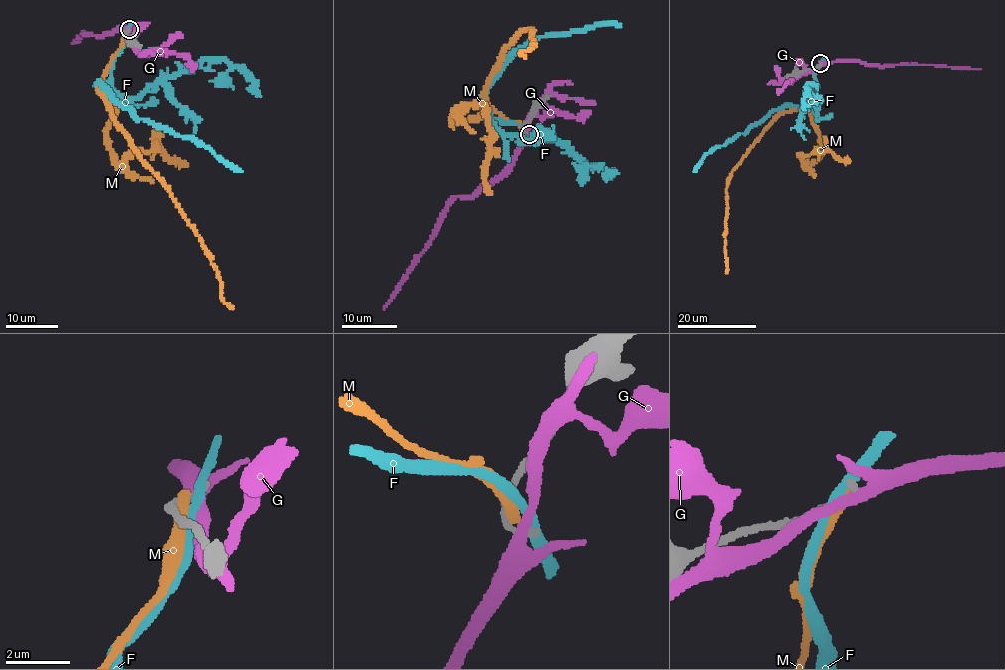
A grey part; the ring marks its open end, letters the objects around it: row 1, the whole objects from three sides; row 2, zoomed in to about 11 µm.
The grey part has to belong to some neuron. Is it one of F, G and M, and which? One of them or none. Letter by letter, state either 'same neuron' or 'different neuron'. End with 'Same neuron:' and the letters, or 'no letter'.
F: different neuron
G: different neuron
M: different neuron
Same neuron: no letter

